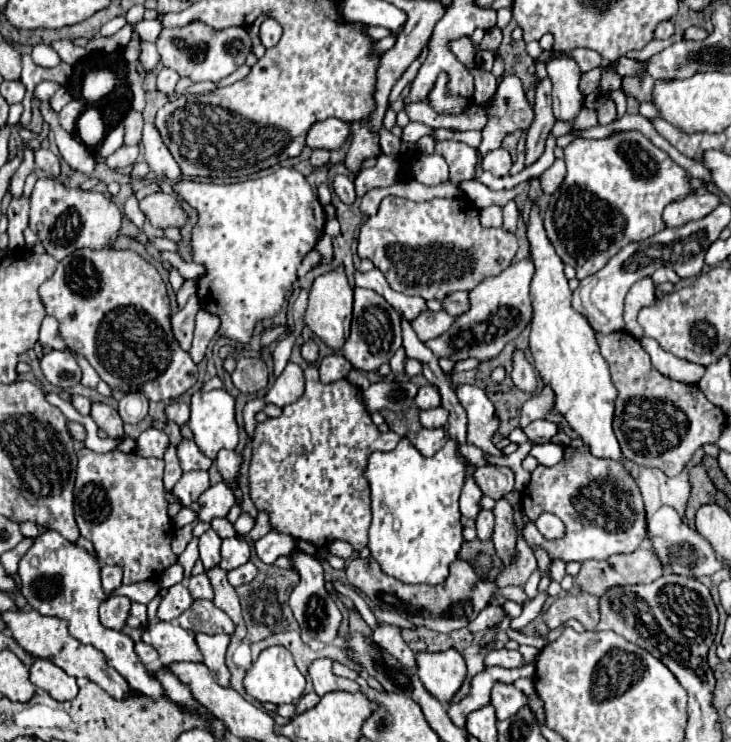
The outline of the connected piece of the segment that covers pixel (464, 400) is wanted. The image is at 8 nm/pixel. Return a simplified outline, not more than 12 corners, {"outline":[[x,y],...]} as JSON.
{"outline":[[478,386],[456,390],[466,410],[466,442],[500,456],[492,436],[500,428],[494,404]]}

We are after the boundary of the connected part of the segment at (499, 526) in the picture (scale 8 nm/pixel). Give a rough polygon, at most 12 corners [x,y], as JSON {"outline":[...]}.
{"outline":[[506,498],[496,500],[496,554],[508,564],[514,558],[518,528]]}

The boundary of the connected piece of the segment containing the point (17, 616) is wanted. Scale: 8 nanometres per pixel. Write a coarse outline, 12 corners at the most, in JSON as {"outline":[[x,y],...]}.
{"outline":[[6,612],[14,640],[116,700],[134,692],[62,618]]}

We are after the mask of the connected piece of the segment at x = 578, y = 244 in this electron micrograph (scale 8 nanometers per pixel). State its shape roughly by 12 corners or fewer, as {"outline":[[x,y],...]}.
{"outline":[[638,132],[576,138],[544,214],[578,280],[694,190]]}

